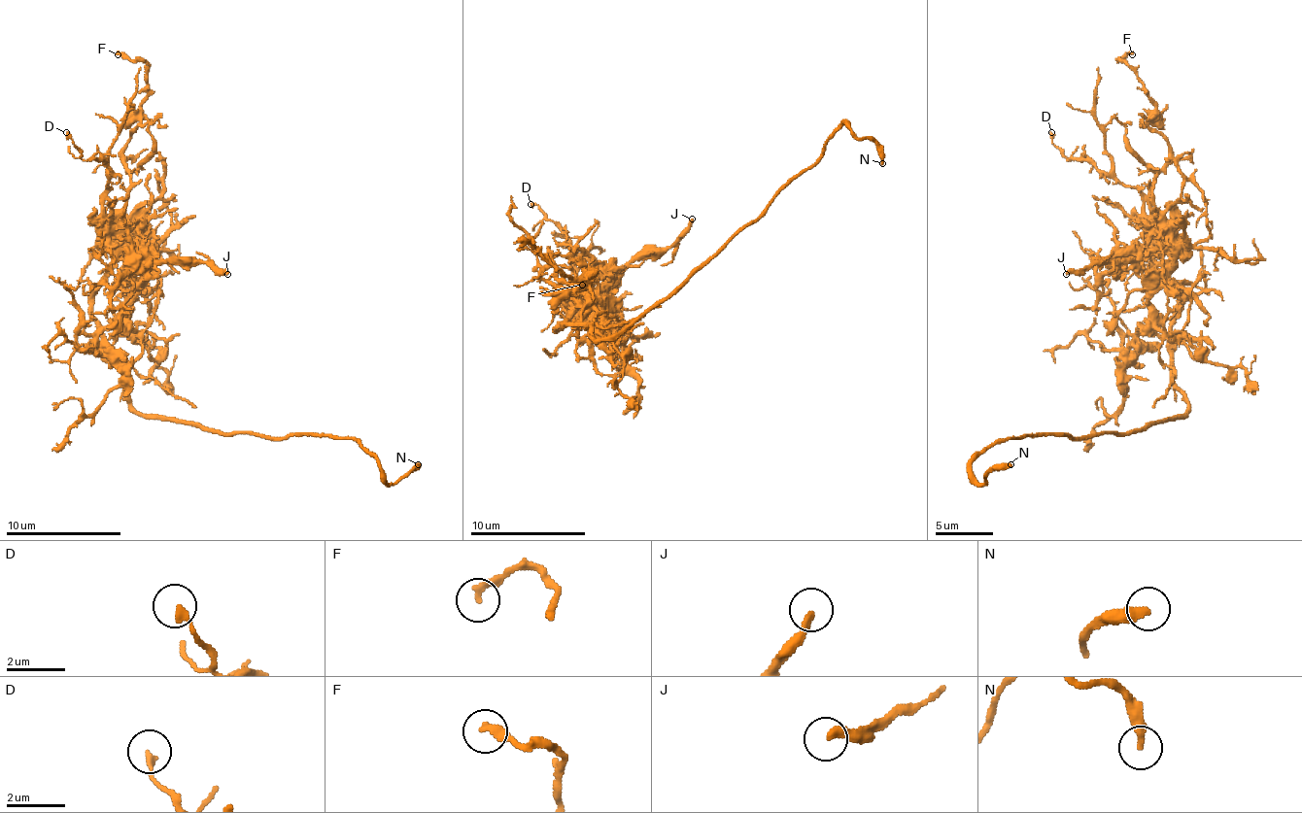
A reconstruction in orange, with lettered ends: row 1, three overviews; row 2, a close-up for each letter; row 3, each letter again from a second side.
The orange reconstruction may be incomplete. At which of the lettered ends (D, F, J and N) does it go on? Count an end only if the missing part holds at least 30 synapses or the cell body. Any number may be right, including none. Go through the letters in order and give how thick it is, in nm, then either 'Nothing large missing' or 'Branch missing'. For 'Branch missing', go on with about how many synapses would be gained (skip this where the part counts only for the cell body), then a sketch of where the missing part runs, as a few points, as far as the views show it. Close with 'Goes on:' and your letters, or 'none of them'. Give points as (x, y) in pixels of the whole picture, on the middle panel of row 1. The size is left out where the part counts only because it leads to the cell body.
D: Thickness 220 nm. Nothing large missing
F: Thickness 260 nm. Nothing large missing
J: Thickness 280 nm. Nothing large missing
N: Thickness 320 nm. Branch missing
Goes on: N

